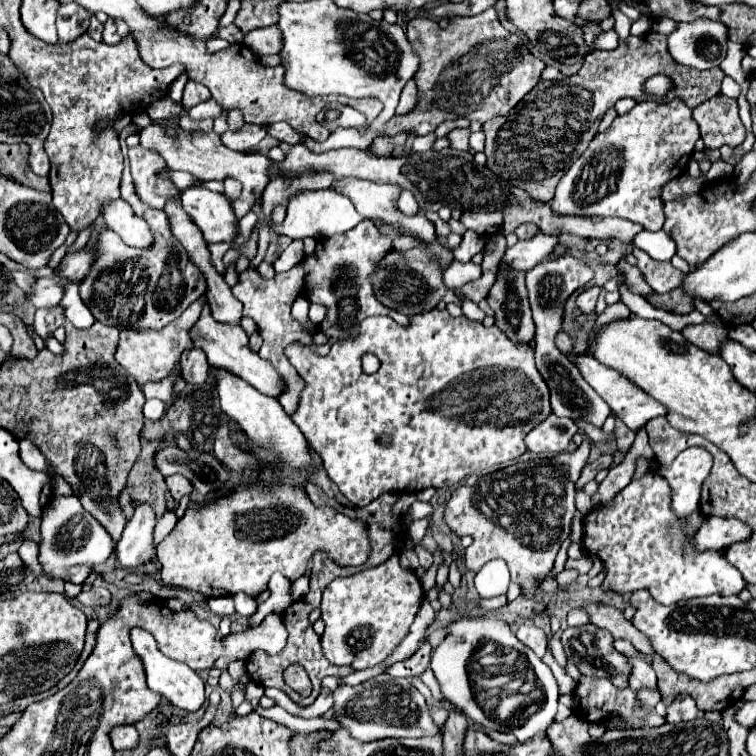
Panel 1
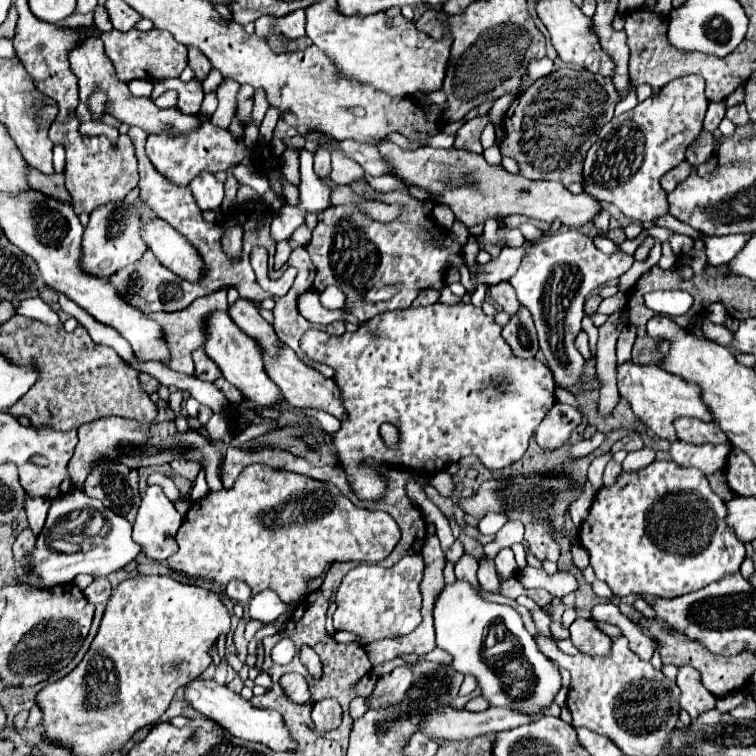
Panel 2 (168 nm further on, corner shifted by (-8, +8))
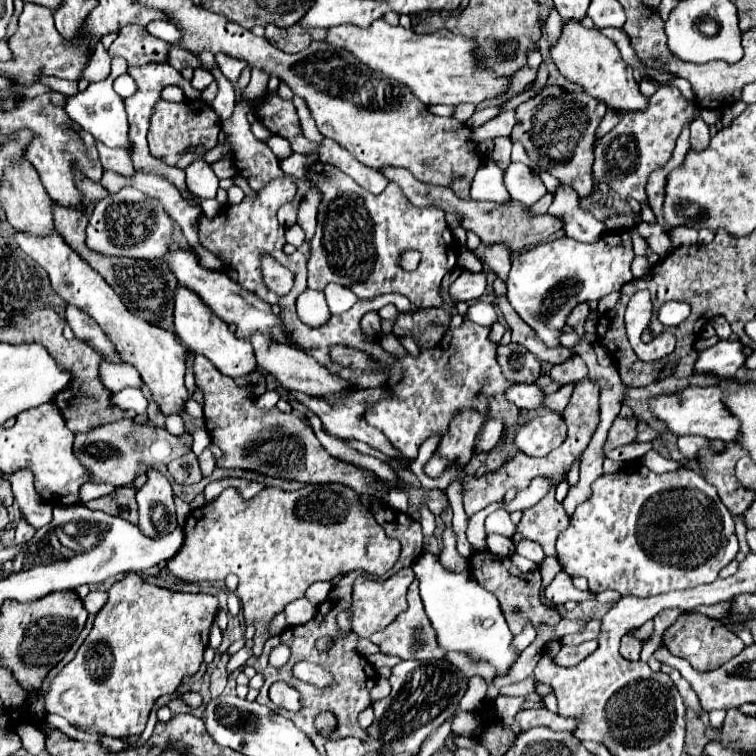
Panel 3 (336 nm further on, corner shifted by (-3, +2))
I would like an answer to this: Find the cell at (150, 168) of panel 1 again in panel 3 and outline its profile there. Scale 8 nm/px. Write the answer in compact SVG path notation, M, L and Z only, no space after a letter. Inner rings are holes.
M160 100L150 120L150 132L148 132L150 154L168 166L176 166L188 148L198 148L198 146L206 150L214 148L218 144L218 132L220 132L220 120L206 102L184 100L180 104L172 104Z

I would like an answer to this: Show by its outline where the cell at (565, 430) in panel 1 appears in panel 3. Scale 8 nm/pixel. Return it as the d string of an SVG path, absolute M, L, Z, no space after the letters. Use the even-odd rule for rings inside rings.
M546 414L524 422L516 432L516 446L528 456L546 456L566 438L566 422L560 414Z

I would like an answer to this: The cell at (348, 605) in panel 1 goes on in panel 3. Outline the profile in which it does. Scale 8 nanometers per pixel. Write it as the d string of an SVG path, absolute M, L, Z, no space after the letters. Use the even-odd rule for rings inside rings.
M402 568L394 576L384 582L376 582L368 576L358 576L352 588L352 604L350 604L350 626L360 638L370 638L374 632L386 628L396 620L400 612L406 610L406 590L414 580L412 568Z

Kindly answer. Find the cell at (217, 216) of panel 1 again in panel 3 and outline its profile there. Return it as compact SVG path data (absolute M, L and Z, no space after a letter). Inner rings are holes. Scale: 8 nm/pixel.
M196 158L186 168L186 184L188 184L188 190L198 198L216 198L218 176L214 174L212 166L202 158Z

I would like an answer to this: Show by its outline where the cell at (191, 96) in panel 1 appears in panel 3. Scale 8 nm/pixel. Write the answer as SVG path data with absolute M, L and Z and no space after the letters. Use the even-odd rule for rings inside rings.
M172 46L172 50L170 50L170 60L168 60L168 62L170 62L176 70L184 70L184 68L196 70L196 68L202 66L200 60L198 60L198 56L194 56L192 52L186 52L186 50L178 48L178 46Z

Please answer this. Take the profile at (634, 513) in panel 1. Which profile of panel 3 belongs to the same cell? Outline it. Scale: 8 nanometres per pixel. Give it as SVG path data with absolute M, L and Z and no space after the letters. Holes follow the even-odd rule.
M626 466L614 474L604 474L592 484L592 496L576 508L570 526L556 542L558 560L570 576L584 576L594 594L610 588L622 596L648 598L670 590L686 590L710 584L718 572L738 554L734 536L734 518L720 502L714 486L698 472L678 468L666 474L654 474L646 466Z

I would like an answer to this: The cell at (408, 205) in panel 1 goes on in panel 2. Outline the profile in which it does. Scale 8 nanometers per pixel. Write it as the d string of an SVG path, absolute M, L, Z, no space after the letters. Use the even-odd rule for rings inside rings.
M365 172L365 178L367 178L367 182L369 182L375 190L379 190L379 192L391 192L391 190L403 190L403 192L407 192L407 188L405 188L401 182L397 182L393 176L373 178L371 174Z

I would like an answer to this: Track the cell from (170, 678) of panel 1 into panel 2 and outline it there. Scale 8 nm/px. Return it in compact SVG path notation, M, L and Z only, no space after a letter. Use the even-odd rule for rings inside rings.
M197 678L197 680L191 680L185 686L185 700L197 712L201 712L205 718L211 718L215 724L225 728L231 736L237 736L237 738L249 740L249 742L259 742L259 744L263 744L263 746L267 746L267 748L271 748L275 752L293 752L293 750L297 750L297 744L291 738L291 730L285 726L283 716L279 712L255 708L249 700L235 694L227 686L221 686L221 684L213 682L213 680Z

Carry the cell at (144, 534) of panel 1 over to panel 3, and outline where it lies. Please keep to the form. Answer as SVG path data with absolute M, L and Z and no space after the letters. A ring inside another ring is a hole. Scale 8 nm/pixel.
M148 470L146 474L148 474L146 486L136 492L138 528L148 538L166 536L178 526L174 512L174 492L170 482L158 470ZM156 506L164 506L164 516L158 522L154 522Z

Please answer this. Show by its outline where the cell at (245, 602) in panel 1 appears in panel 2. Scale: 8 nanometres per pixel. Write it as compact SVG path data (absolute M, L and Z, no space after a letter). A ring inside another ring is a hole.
M265 590L251 598L249 618L259 620L259 622L273 622L281 614L291 612L293 608L295 608L295 604L285 604L273 590Z

